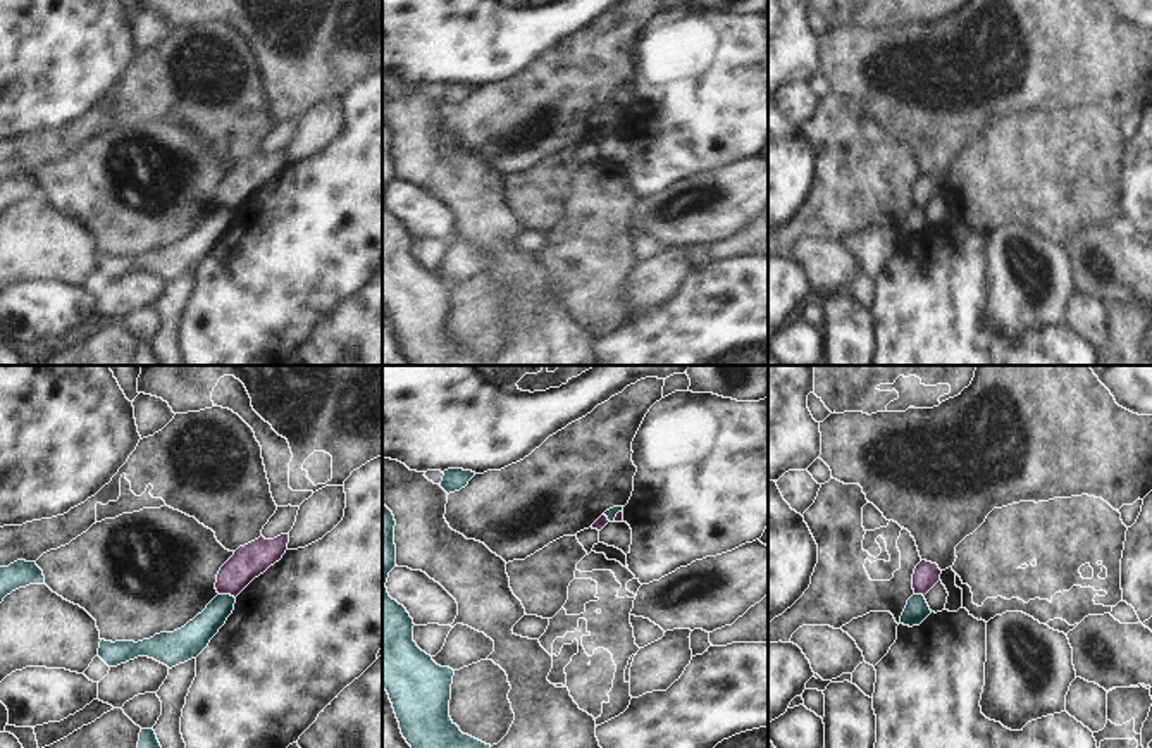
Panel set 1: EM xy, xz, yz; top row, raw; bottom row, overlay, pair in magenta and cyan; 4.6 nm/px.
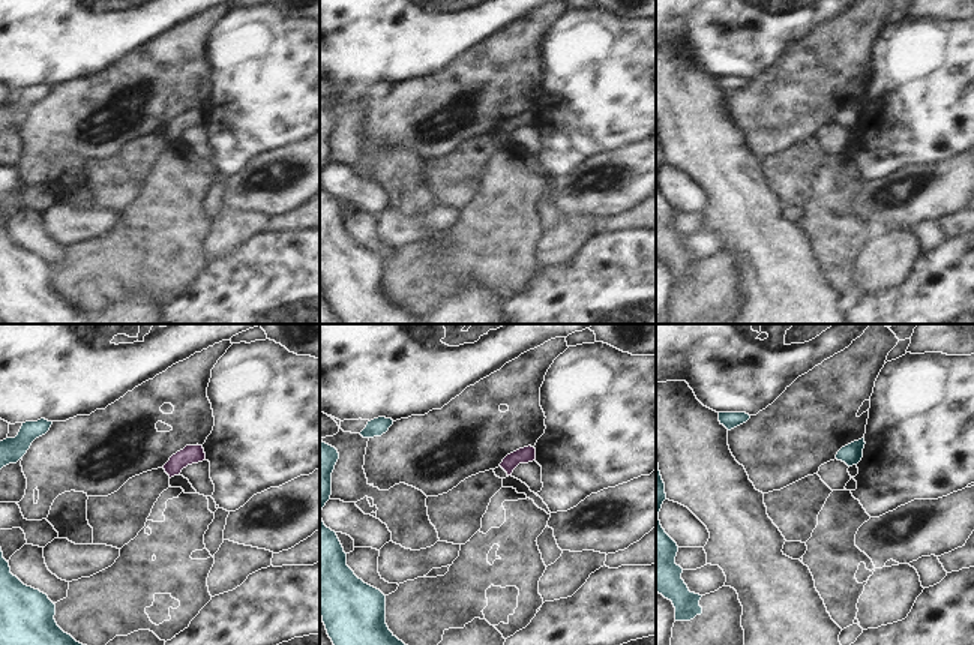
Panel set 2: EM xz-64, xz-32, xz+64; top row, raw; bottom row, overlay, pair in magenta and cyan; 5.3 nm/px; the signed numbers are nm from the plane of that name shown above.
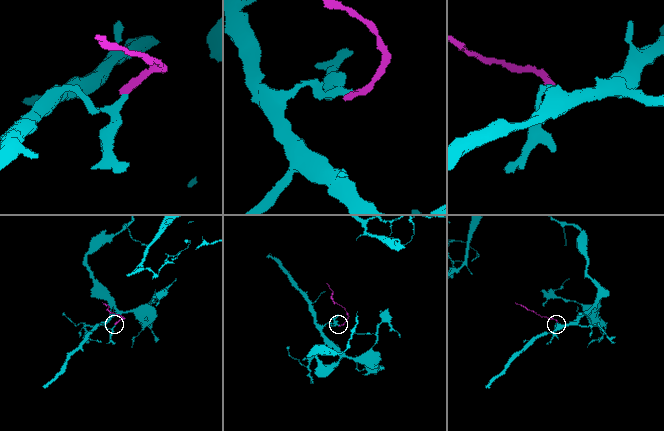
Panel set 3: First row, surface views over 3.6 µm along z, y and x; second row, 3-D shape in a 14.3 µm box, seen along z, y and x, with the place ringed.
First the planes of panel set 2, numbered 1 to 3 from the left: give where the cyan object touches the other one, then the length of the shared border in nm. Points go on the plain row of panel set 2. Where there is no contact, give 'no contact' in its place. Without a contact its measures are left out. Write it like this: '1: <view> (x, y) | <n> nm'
1: no contact
2: no contact
3: no contact

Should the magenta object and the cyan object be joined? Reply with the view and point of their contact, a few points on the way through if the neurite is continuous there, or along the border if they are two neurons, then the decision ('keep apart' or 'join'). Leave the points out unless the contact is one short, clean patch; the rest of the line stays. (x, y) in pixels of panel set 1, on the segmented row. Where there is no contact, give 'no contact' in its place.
meets magenta in xy at (228, 593); border along xy (219, 593), (229, 593), (235, 598); keep apart

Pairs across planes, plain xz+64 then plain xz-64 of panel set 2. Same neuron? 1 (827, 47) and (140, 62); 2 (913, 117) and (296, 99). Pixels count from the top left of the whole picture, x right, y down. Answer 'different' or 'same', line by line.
1: same
2: same

